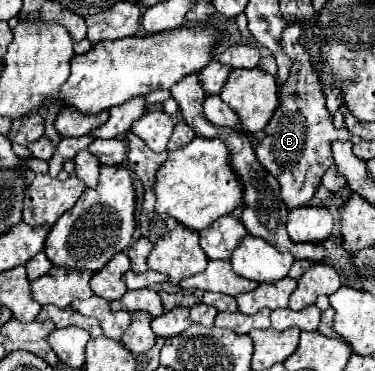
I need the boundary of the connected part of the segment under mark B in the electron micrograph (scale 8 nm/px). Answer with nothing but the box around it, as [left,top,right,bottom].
[256,22,350,210]

